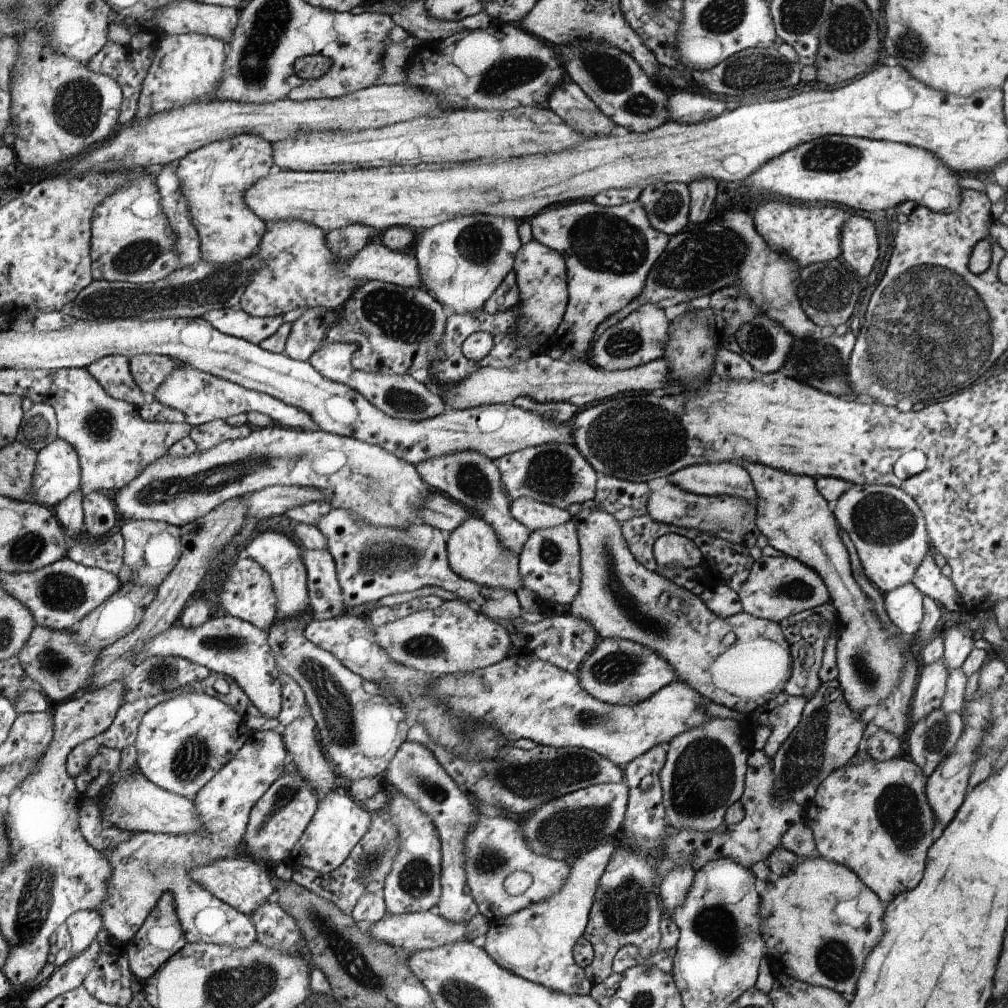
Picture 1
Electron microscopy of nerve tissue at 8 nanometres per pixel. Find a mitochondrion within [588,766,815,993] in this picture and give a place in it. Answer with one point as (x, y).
(626, 907)

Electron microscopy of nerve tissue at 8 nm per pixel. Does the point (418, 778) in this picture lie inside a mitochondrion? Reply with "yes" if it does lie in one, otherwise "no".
yes

